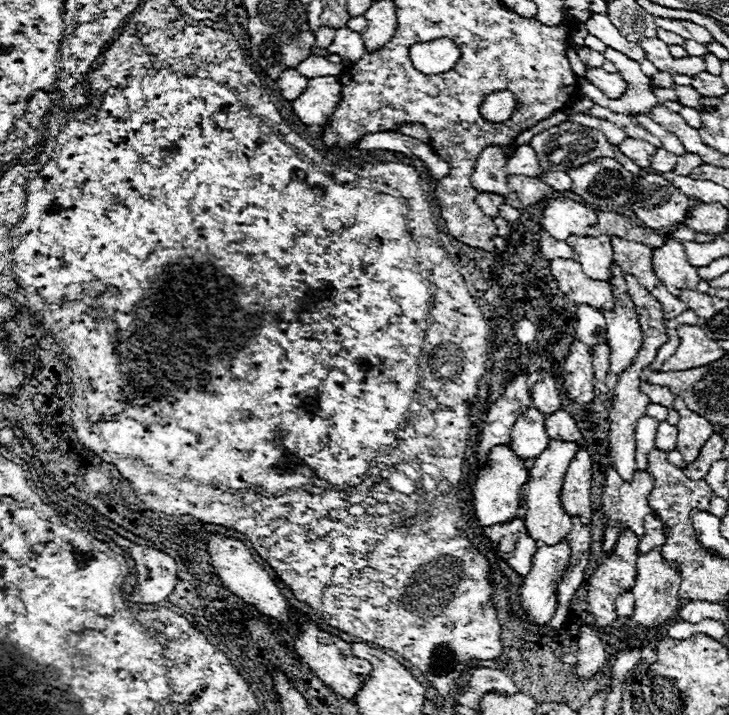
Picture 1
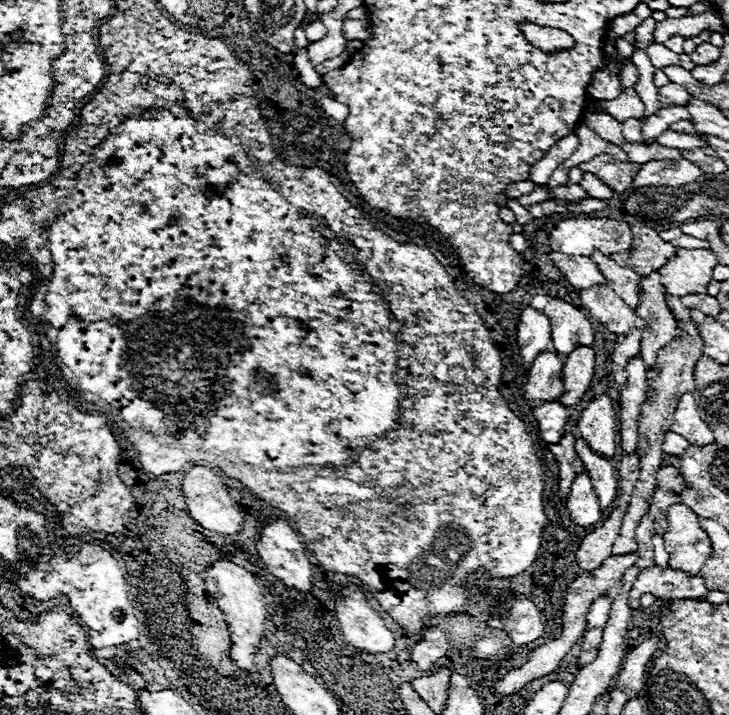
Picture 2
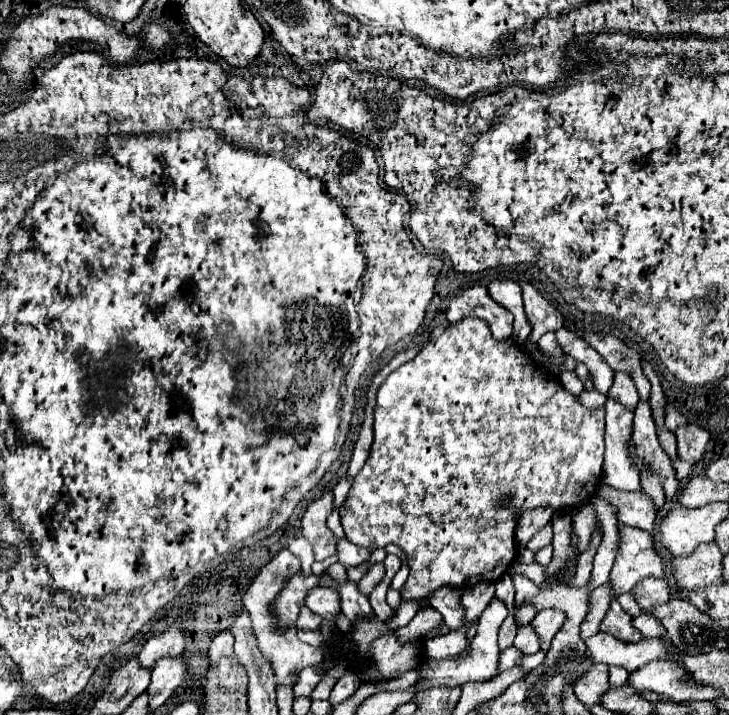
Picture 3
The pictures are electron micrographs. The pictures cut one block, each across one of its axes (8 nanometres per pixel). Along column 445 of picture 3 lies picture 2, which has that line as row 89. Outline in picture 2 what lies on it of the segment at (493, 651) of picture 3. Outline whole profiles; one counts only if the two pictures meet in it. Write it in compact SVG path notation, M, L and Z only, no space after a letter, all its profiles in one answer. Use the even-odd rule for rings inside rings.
M666 84L658 88L658 100L666 106L684 106L690 100L690 94L680 84Z

